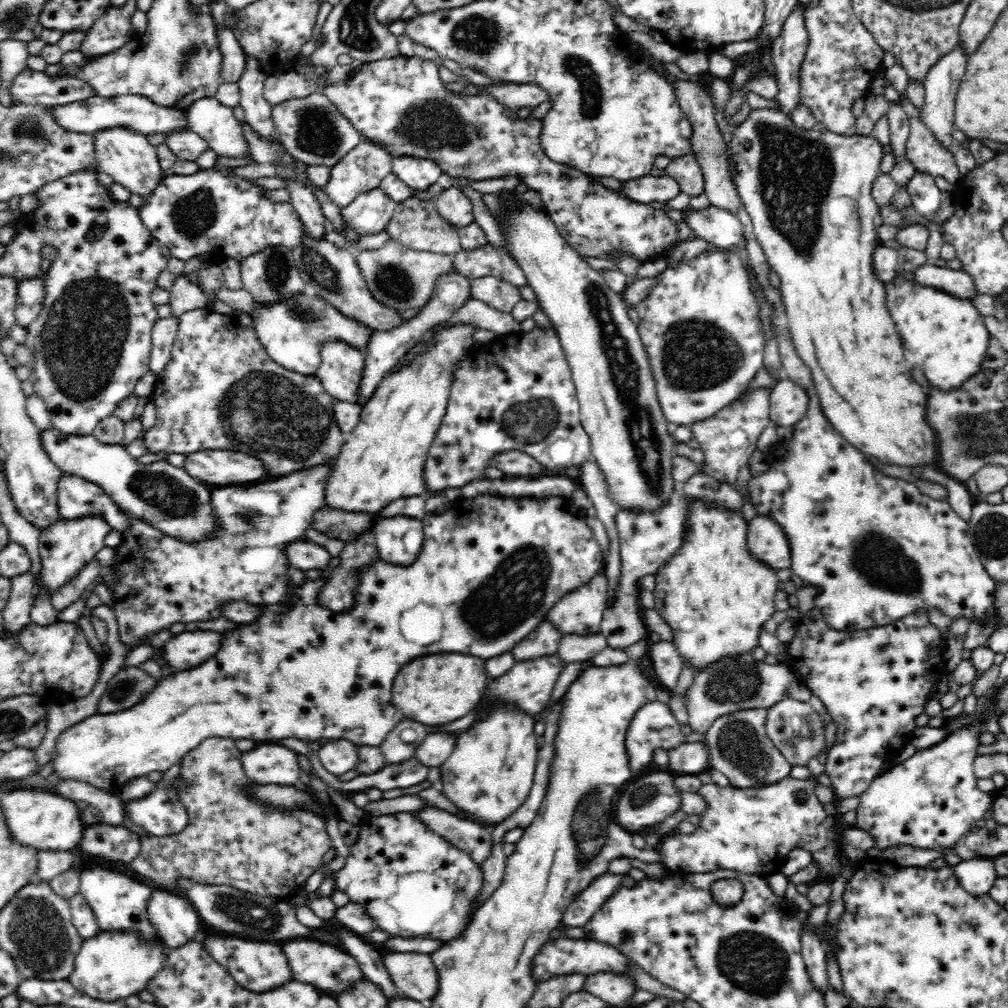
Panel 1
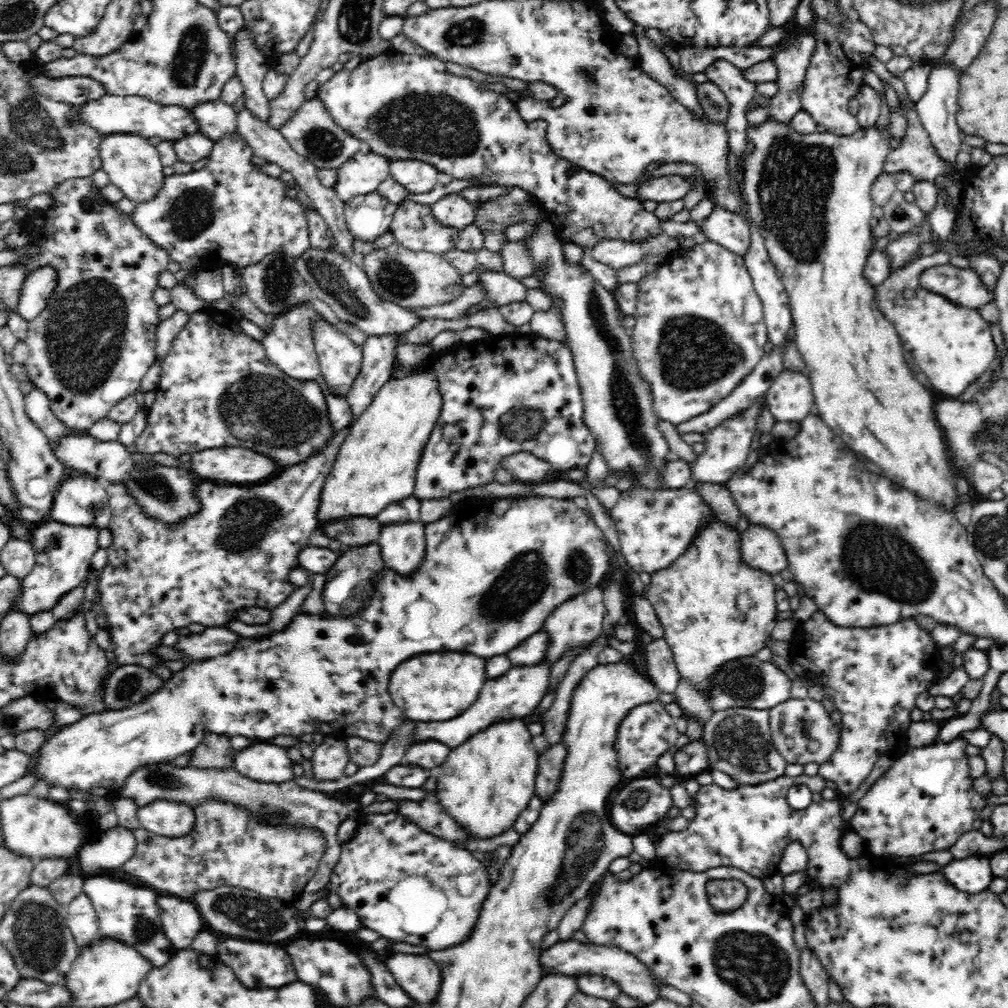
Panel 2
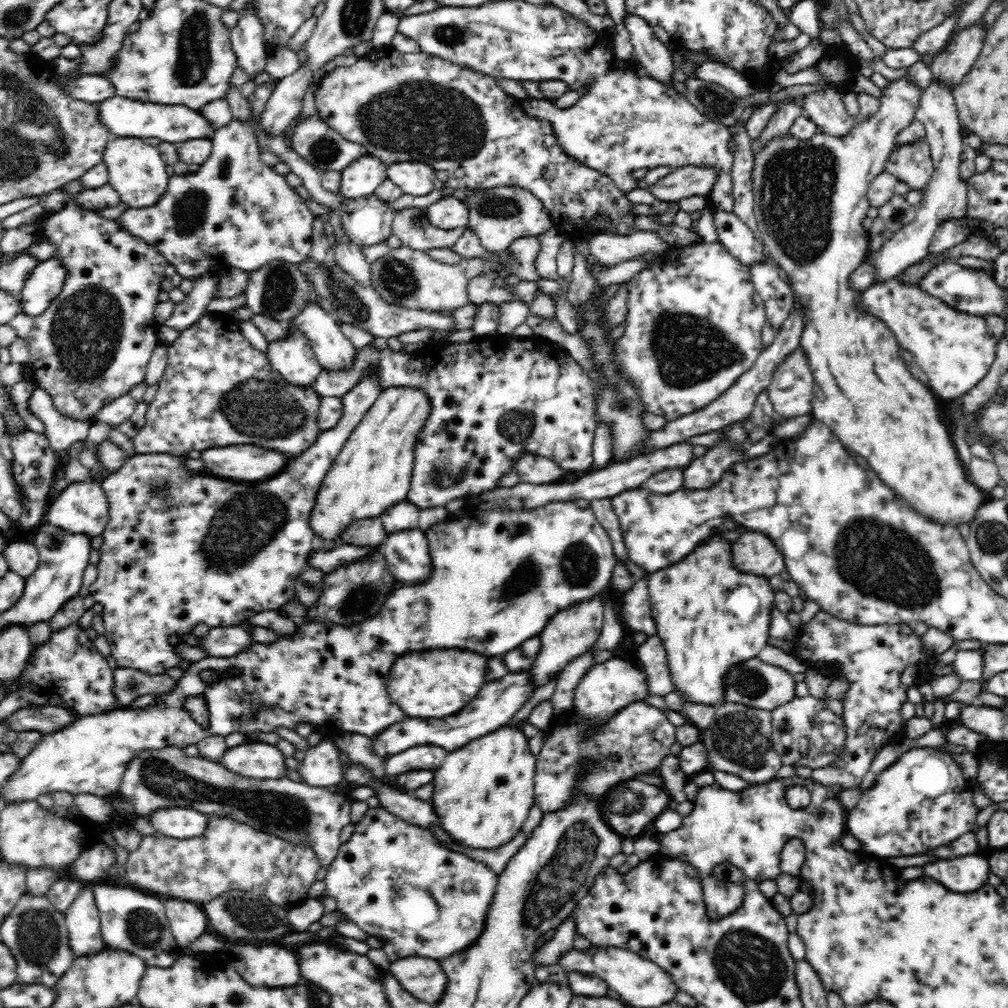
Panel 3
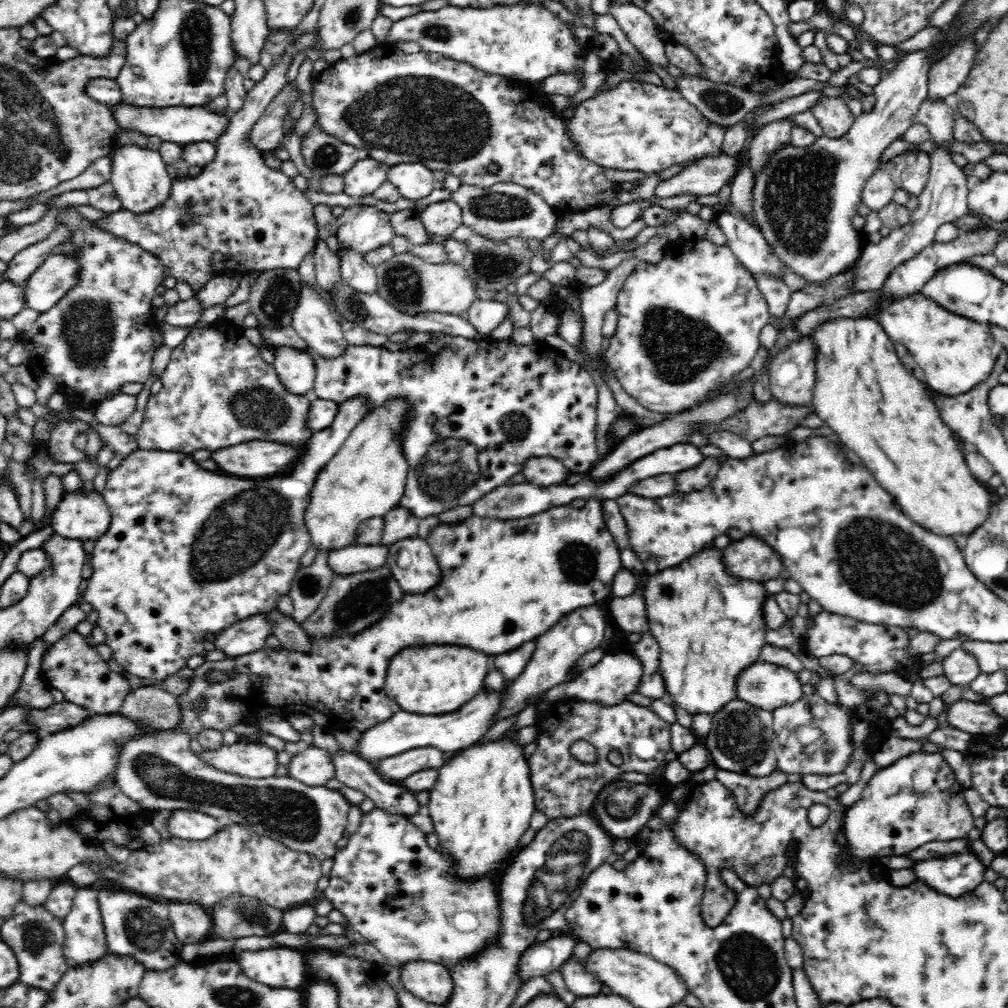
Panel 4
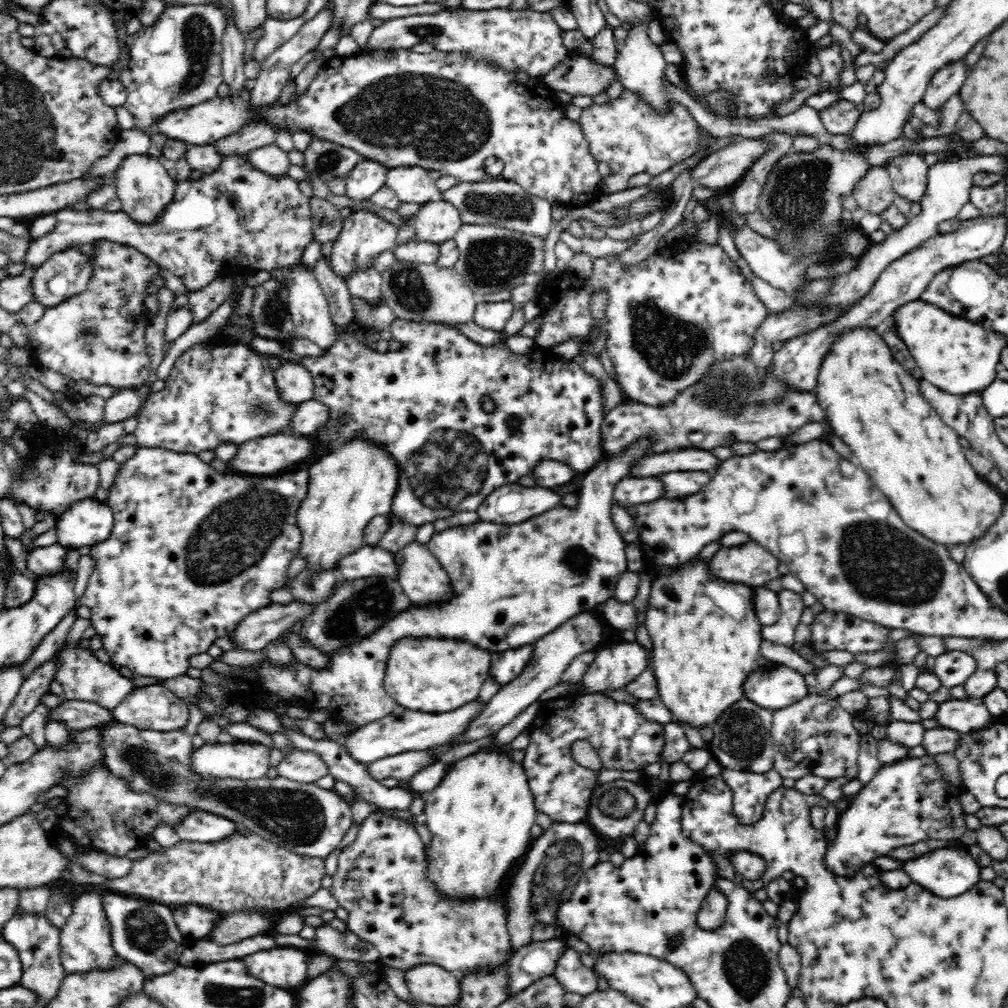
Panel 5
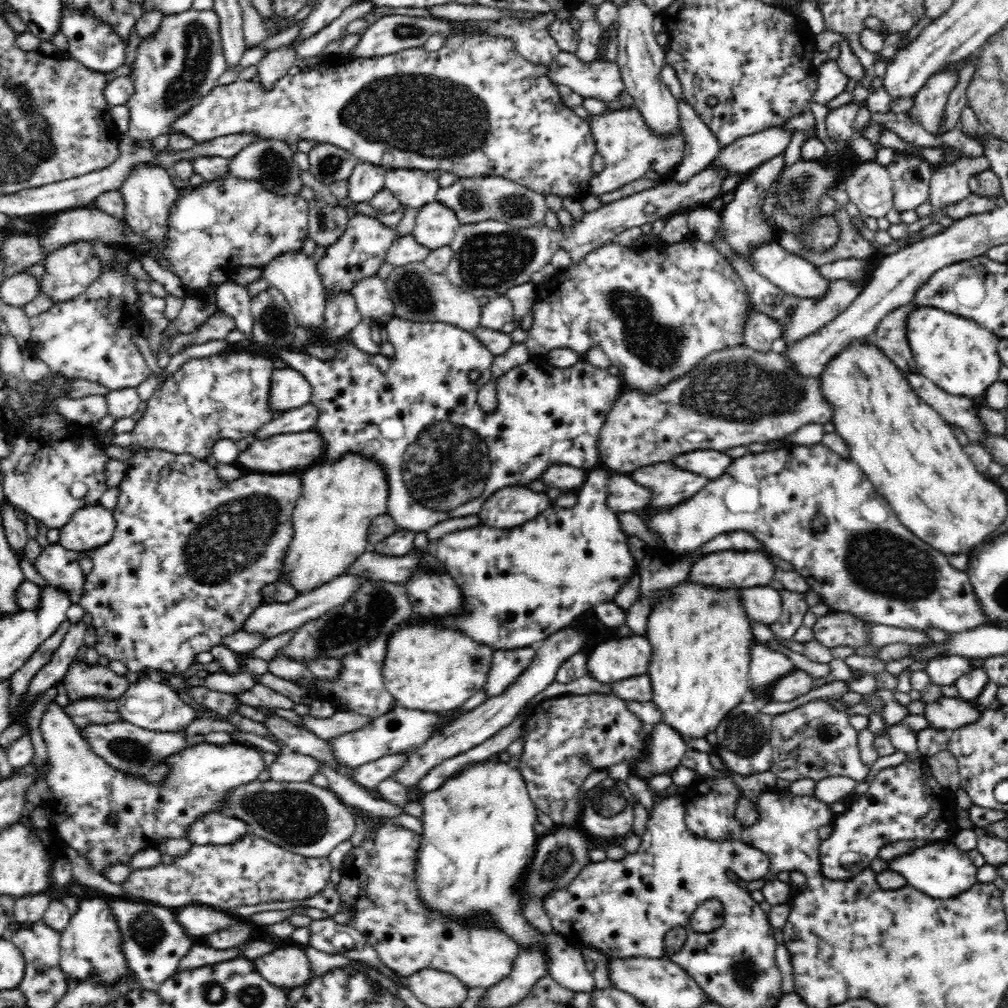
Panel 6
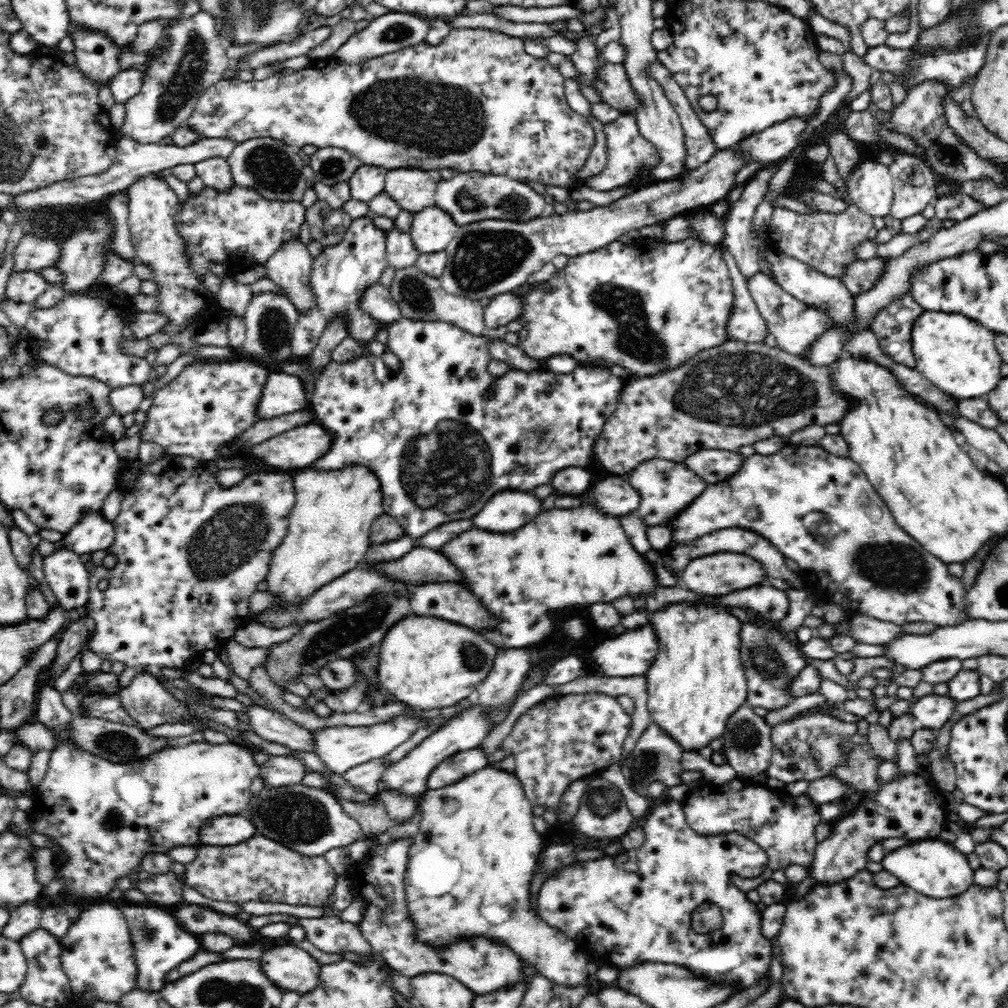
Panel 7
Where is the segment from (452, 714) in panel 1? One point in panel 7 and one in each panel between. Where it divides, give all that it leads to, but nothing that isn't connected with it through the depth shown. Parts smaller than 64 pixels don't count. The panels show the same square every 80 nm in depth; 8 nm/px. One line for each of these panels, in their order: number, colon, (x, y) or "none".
2: (435, 687)
3: (436, 683)
4: (431, 681)
5: (431, 676)
6: (427, 668)
7: (428, 664)

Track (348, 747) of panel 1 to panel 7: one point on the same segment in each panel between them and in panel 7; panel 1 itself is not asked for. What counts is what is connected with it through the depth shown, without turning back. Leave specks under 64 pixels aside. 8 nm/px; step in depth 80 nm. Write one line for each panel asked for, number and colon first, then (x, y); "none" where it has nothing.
2: (330, 758)
3: (322, 767)
4: (314, 766)
5: (303, 766)
6: (290, 766)
7: (282, 770)

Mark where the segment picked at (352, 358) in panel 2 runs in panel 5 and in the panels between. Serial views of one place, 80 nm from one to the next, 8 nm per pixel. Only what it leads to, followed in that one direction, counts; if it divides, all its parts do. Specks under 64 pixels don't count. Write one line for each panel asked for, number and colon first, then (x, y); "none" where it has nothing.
3: (333, 349)
4: (314, 321)
5: (308, 306)

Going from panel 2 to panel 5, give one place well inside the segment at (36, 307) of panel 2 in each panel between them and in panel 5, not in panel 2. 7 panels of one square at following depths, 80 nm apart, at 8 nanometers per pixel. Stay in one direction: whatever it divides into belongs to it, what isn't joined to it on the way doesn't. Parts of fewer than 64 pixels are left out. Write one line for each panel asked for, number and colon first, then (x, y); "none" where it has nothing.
3: (46, 280)
4: (52, 279)
5: (67, 272)

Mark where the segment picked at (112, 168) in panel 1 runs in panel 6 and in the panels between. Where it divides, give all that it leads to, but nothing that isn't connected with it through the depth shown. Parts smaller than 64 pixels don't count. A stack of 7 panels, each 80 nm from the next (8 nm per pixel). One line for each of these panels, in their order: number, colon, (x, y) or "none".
2: (134, 165)
3: (136, 171)
4: (139, 177)
5: (144, 187)
6: (149, 194)

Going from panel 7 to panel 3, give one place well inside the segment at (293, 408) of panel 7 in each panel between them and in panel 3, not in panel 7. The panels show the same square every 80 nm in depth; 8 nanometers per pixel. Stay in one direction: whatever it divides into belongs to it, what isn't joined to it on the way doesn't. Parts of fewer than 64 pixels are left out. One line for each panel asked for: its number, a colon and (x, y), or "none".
3: (292, 356)
4: (296, 368)
5: (295, 383)
6: (290, 389)

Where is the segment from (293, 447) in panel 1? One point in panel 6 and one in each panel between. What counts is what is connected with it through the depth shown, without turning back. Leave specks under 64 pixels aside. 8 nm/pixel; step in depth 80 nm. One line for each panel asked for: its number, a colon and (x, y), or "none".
2: (217, 388)
3: (227, 394)
4: (216, 392)
5: (215, 393)
6: (226, 395)

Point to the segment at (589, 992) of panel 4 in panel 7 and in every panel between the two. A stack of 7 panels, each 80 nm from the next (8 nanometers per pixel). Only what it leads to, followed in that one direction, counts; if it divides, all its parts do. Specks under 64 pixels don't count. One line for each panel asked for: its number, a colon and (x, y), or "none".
5: (571, 973)
6: (478, 838)
7: (470, 865)

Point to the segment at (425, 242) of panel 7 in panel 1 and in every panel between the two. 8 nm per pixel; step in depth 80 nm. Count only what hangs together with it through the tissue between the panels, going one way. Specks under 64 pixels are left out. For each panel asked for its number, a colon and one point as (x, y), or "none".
1: (455, 208)
2: (453, 210)
3: (449, 213)
4: (441, 218)
5: (437, 222)
6: (436, 224)

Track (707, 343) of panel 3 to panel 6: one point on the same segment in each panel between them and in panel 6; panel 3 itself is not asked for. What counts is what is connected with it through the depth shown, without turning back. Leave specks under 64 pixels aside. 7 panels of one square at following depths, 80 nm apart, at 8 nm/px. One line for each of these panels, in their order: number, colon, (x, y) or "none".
4: (689, 324)
5: (673, 318)
6: (656, 316)

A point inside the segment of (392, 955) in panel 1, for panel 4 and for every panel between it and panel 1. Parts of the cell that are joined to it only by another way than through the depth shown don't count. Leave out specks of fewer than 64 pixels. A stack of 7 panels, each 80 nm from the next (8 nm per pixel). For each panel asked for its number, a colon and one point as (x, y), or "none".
2: (419, 976)
3: (422, 977)
4: (430, 981)

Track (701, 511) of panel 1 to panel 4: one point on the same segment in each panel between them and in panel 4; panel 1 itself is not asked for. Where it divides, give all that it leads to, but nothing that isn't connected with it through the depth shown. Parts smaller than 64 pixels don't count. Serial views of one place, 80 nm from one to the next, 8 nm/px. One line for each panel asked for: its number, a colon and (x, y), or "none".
2: (713, 607)
3: (710, 616)
4: (710, 625)

